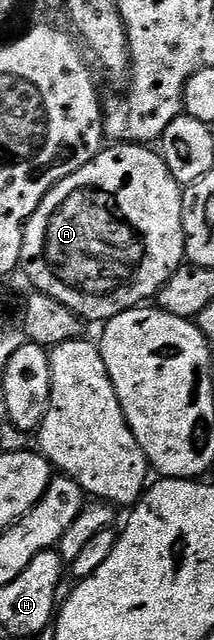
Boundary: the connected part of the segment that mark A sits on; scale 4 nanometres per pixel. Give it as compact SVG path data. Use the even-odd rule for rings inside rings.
M145 144L110 145L108 148L102 149L101 153L96 154L83 168L79 168L79 172L67 176L58 186L51 188L51 192L47 192L47 196L39 204L36 212L30 216L28 224L25 225L20 269L25 270L30 284L33 285L32 289L36 293L46 294L59 300L59 304L74 310L86 323L104 324L110 318L156 299L157 293L165 287L167 280L171 280L171 276L175 276L177 269L186 261L182 193L181 183L175 180L175 176L171 176L167 164L156 149Z

